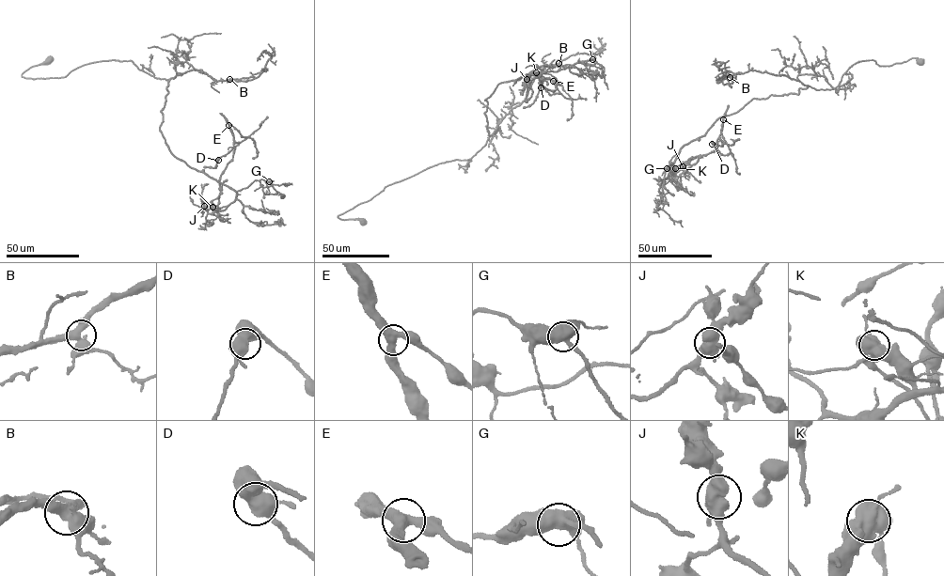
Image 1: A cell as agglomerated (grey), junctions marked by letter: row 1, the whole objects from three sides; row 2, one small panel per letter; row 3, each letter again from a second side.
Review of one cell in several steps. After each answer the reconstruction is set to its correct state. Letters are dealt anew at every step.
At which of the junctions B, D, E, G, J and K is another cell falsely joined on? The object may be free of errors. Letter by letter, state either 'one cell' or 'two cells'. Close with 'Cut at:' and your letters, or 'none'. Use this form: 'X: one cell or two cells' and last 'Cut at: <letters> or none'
B: one cell
D: one cell
E: one cell
G: one cell
J: one cell
K: two cells
Cut at: K

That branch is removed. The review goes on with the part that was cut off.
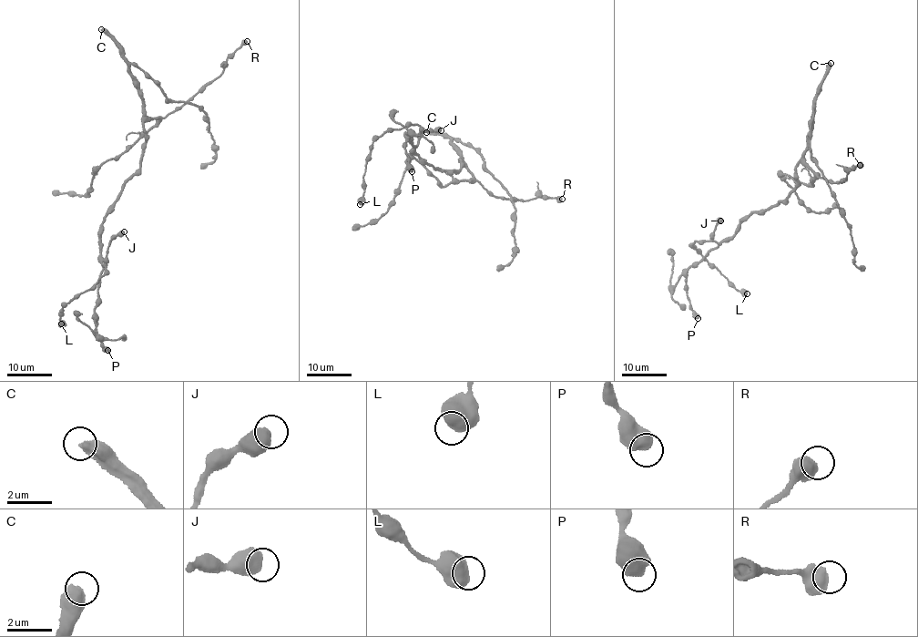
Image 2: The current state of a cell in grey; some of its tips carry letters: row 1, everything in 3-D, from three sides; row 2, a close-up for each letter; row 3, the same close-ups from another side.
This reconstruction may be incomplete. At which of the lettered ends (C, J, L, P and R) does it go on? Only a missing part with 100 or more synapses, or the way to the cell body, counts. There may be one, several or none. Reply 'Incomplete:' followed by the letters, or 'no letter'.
Incomplete: C

